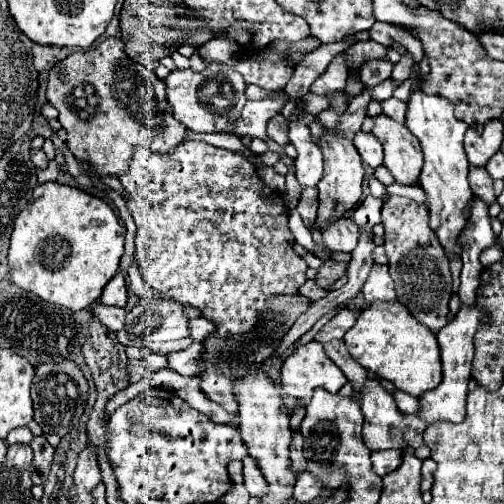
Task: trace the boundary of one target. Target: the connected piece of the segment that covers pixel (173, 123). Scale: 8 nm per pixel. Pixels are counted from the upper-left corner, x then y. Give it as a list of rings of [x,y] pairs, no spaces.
[[[109,36],[97,48],[77,50],[53,64],[47,80],[47,100],[59,110],[59,122],[67,130],[67,146],[79,160],[93,162],[93,168],[101,176],[119,176],[127,170],[127,162],[135,146],[147,146],[155,152],[173,150],[185,134],[185,126],[175,120],[167,98],[165,84],[157,74],[139,62],[127,58],[123,50],[123,38]]]

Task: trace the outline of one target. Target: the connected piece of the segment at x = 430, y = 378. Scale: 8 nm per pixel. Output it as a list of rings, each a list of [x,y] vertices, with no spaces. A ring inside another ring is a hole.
[[[397,300],[369,304],[345,334],[345,344],[349,354],[365,370],[393,382],[397,390],[411,396],[421,396],[421,392],[433,390],[441,382],[441,350],[435,334],[425,324],[413,320],[413,314]]]

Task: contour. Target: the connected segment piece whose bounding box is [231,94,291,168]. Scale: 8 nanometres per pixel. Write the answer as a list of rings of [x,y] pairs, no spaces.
[[[277,94],[275,98],[265,98],[259,102],[247,102],[243,112],[241,112],[241,120],[237,120],[237,124],[235,124],[235,132],[231,132],[231,134],[239,136],[239,138],[257,136],[257,138],[267,140],[269,148],[277,154],[283,154],[283,162],[291,168],[289,156],[283,152],[283,148],[279,144],[275,144],[273,140],[267,138],[267,130],[265,130],[267,120],[281,110],[281,106],[285,104],[285,98],[287,98],[287,94]]]

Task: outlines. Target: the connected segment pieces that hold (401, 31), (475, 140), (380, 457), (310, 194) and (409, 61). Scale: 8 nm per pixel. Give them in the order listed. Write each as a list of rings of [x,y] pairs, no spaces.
[[[375,22],[368,33],[369,38],[373,38],[373,40],[385,44],[385,46],[393,46],[393,44],[405,46],[407,52],[411,52],[415,56],[415,62],[421,62],[423,46],[421,46],[419,38],[415,34],[411,34],[407,28],[393,26],[393,24],[387,24],[387,22]]]
[[[501,120],[485,122],[483,132],[469,128],[465,134],[467,160],[473,166],[485,166],[487,160],[499,150],[501,140],[503,140],[503,122]]]
[[[383,450],[371,453],[373,470],[380,477],[393,472],[401,462],[401,450]]]
[[[303,188],[297,204],[297,212],[303,218],[303,224],[311,228],[317,220],[317,188]]]
[[[403,54],[401,60],[397,64],[393,64],[393,74],[391,78],[401,84],[403,80],[407,80],[411,76],[411,66],[413,66],[413,56],[411,54]]]

